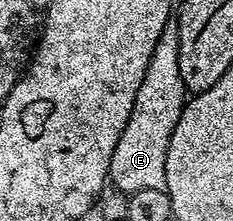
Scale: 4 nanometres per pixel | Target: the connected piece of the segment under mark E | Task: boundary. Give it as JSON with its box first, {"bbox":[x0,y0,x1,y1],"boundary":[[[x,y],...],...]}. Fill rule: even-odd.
{"bbox":[109,20,188,195],"boundary":[[[171,20],[164,32],[160,32],[160,40],[156,40],[152,60],[148,60],[144,80],[140,80],[140,88],[136,92],[136,104],[132,104],[132,116],[128,124],[124,124],[124,132],[120,132],[116,152],[112,152],[109,181],[116,189],[123,190],[123,195],[141,192],[143,188],[166,188],[168,148],[187,101],[188,91],[184,80],[180,80],[178,23]]]}

